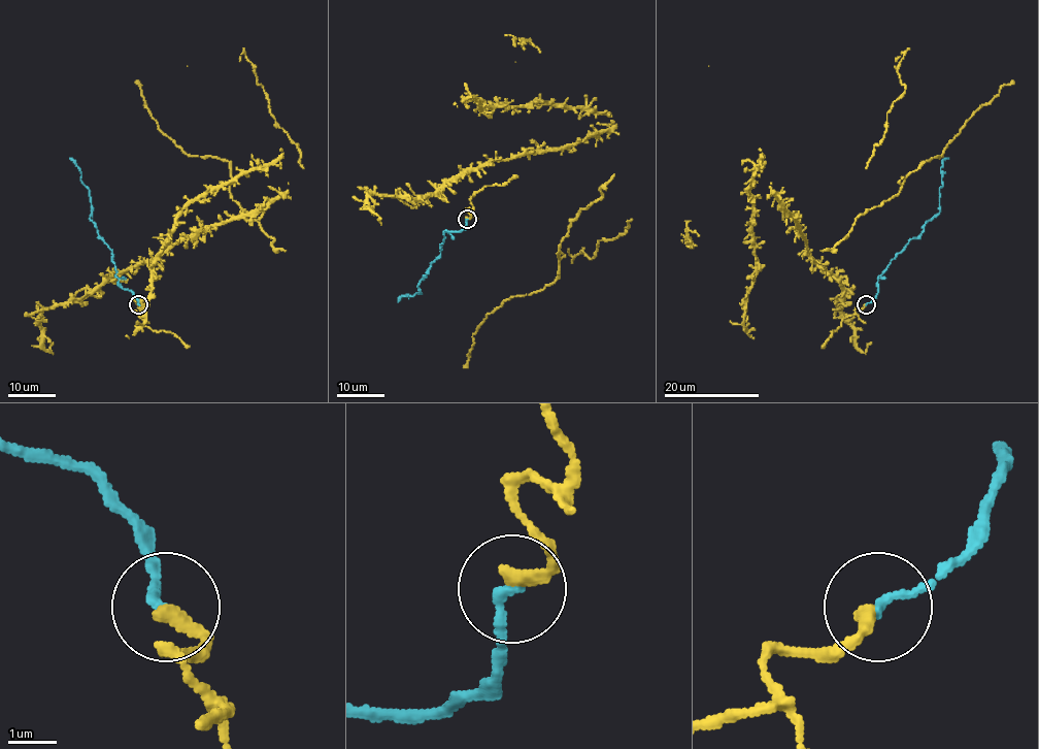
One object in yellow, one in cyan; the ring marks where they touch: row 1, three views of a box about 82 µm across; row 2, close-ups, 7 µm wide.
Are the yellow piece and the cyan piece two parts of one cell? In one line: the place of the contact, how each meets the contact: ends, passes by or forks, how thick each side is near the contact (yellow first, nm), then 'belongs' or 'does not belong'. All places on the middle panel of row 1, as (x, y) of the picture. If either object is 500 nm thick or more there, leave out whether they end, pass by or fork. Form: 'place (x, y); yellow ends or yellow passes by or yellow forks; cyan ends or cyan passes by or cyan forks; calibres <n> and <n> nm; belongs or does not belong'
place (467, 219); yellow ends; cyan ends; calibres 320 and 200 nm; belongs

